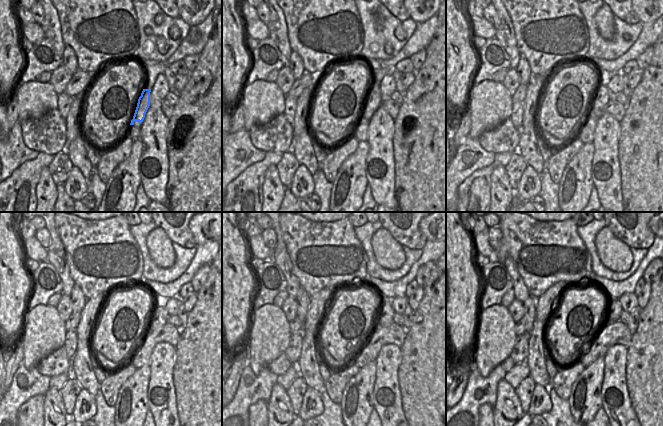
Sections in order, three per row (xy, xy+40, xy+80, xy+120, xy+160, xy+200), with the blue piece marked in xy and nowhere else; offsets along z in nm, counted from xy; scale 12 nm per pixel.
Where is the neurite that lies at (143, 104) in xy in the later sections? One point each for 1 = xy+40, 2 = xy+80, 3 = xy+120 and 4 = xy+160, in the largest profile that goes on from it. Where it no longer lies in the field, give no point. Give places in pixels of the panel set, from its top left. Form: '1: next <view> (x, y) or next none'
1: next xy+40 (374, 95)
2: next xy+80 (603, 95)
3: next xy+120 (159, 317)
4: next xy+160 (385, 319)

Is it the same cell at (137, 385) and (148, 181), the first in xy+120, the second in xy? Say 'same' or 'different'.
different

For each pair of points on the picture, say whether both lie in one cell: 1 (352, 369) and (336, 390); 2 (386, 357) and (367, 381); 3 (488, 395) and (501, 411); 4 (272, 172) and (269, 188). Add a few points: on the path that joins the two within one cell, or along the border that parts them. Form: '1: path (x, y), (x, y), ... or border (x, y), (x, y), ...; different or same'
1: path (347, 374), (336, 385); same
2: border (375, 361), (376, 373), (372, 392); different
3: border (500, 380), (497, 386), (497, 398), (492, 407); different
4: path (271, 176), (270, 184); same

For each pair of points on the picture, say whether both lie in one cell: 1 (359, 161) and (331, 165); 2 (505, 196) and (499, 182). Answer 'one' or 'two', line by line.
1: two
2: one

